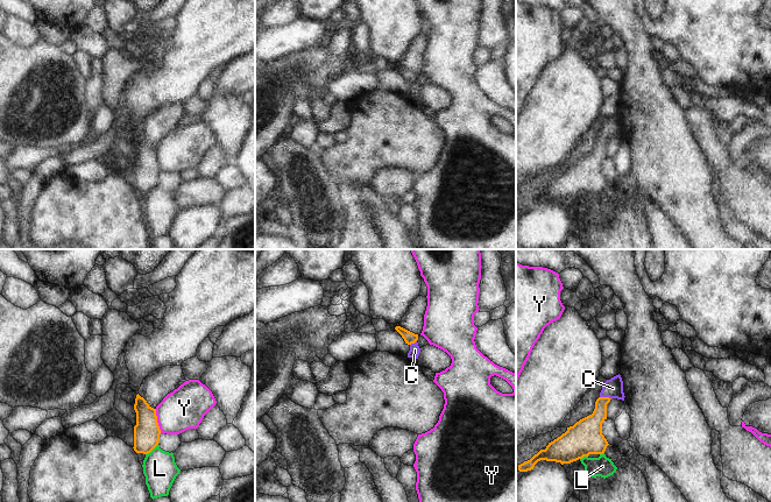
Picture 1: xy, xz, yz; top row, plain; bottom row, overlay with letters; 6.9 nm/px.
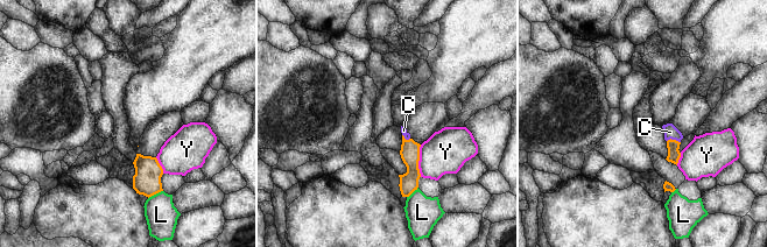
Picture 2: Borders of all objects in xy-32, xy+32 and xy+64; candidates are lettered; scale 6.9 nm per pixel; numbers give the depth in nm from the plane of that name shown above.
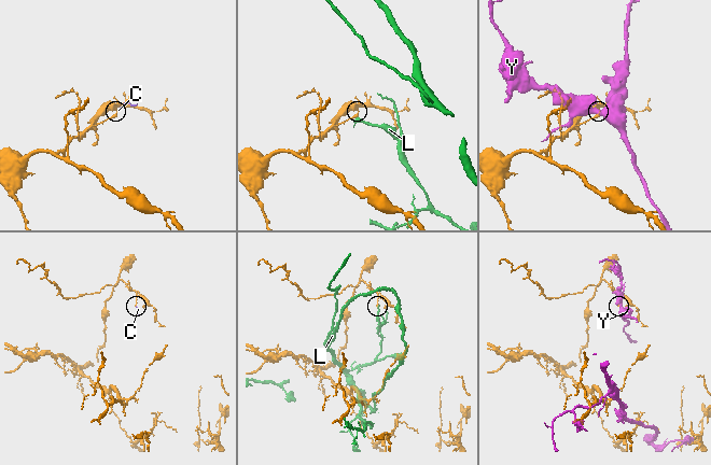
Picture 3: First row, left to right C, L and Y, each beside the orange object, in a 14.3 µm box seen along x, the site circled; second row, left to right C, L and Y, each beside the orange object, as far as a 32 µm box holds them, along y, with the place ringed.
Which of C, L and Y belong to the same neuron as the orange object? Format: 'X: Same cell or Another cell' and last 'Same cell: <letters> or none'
C: Same cell
L: Another cell
Y: Another cell
Same cell: C

